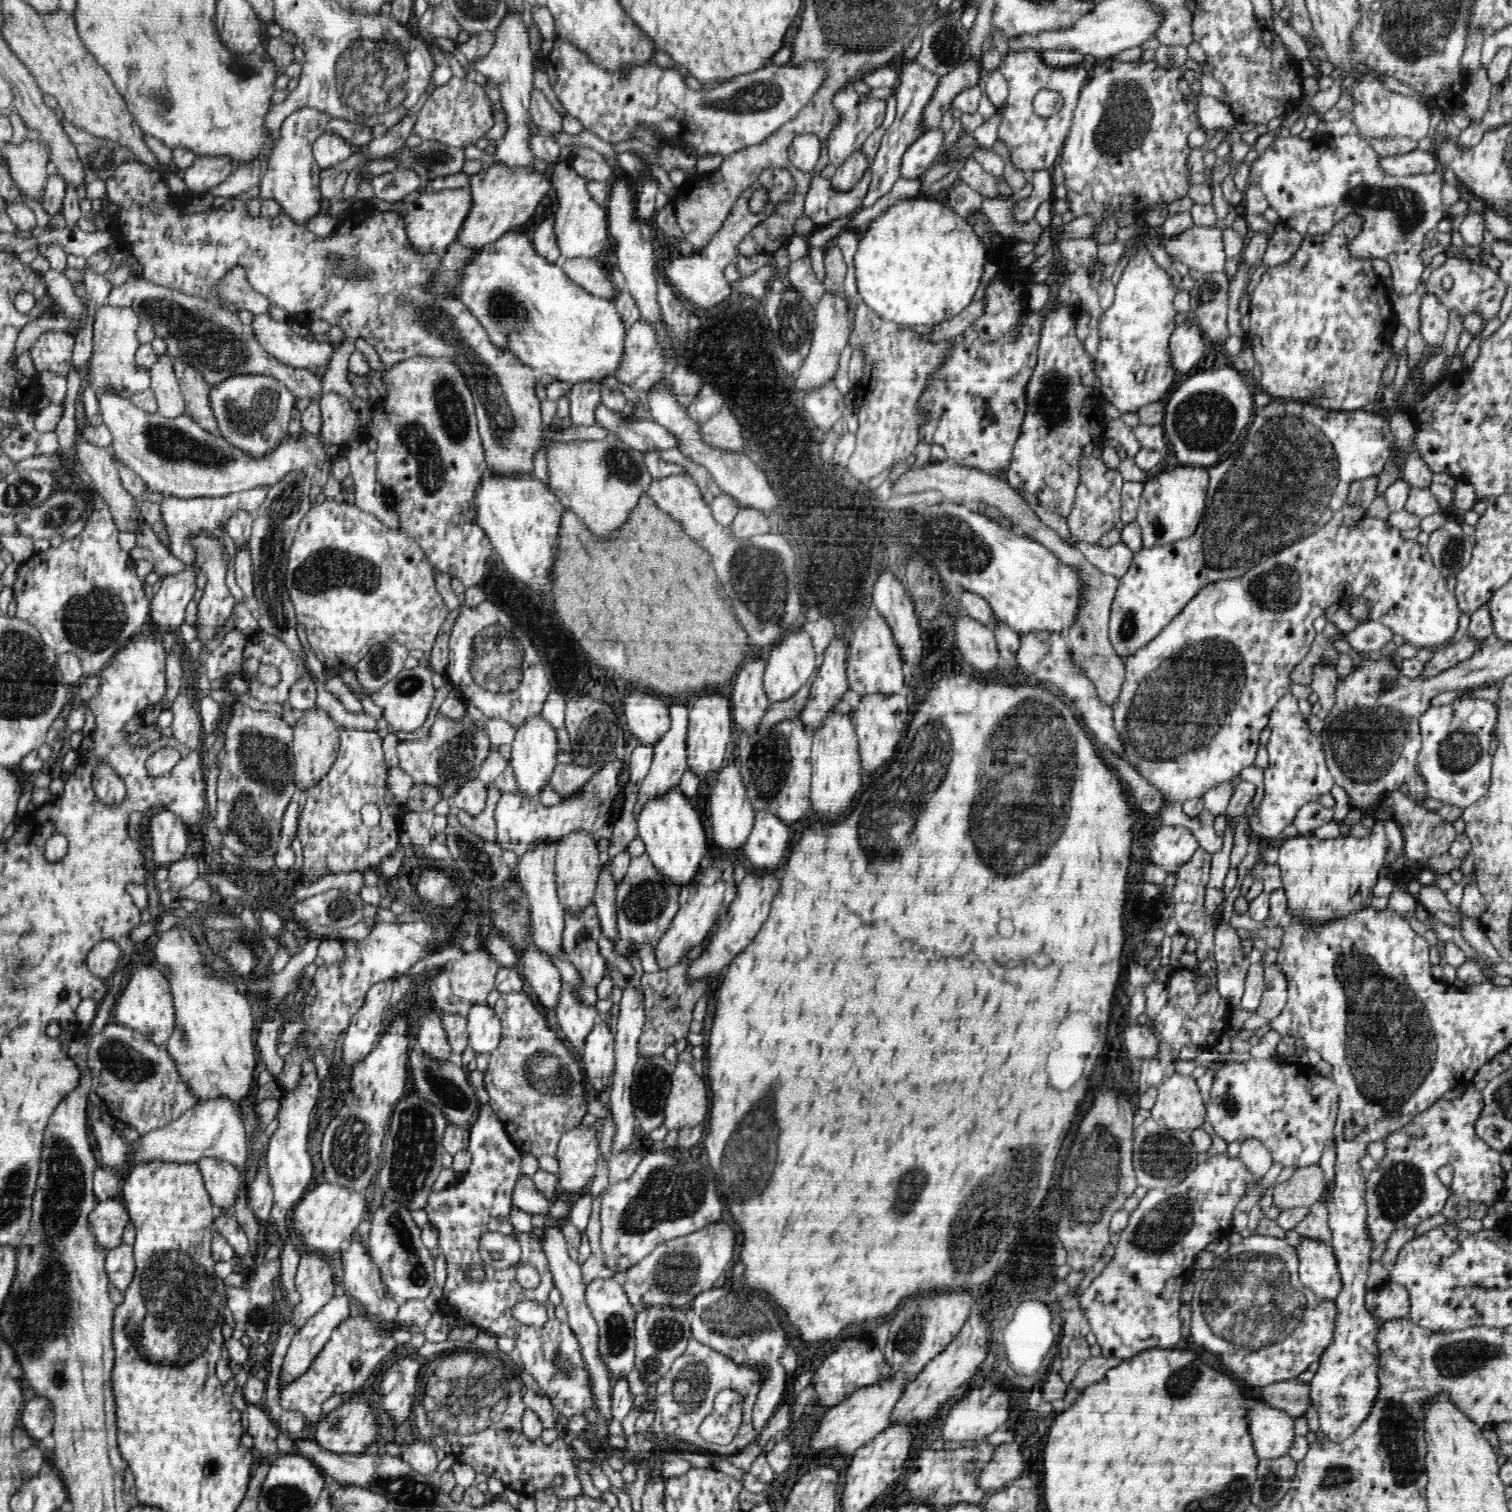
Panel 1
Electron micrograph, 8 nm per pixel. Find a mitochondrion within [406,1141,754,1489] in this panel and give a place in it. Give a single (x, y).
(470, 1393)

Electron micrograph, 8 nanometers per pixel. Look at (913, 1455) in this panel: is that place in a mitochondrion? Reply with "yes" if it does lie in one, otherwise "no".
no

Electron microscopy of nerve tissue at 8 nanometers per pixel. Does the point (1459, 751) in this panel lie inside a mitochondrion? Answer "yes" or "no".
yes

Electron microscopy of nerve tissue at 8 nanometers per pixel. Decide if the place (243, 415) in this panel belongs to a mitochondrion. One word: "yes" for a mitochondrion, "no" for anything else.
yes

